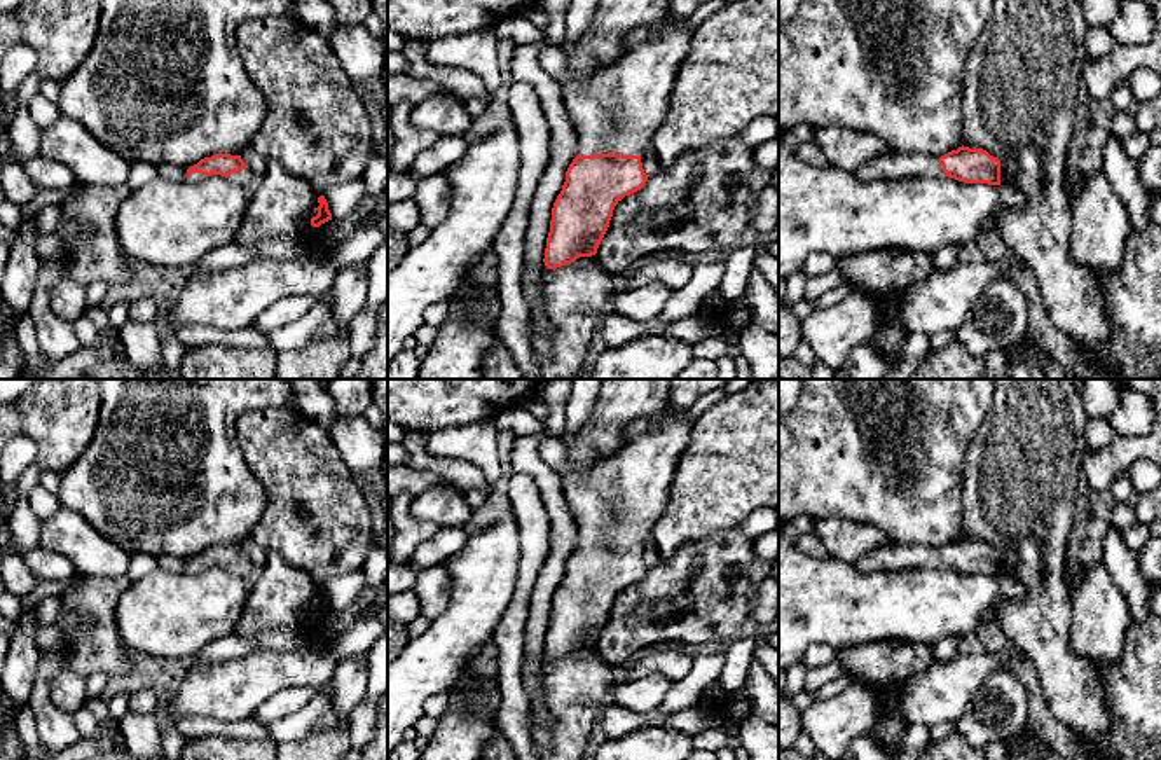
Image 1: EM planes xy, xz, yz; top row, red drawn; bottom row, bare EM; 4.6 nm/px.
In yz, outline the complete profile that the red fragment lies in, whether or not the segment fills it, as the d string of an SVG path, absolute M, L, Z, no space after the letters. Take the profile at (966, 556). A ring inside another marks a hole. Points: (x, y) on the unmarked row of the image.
M958 538L945 547L883 542L864 554L855 568L862 573L950 568L965 575L1000 577L1000 552L983 540Z

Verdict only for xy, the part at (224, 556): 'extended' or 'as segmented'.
extended

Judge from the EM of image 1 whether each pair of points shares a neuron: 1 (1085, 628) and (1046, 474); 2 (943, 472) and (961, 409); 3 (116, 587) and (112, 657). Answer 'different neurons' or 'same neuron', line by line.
1: different neurons
2: same neuron
3: same neuron

